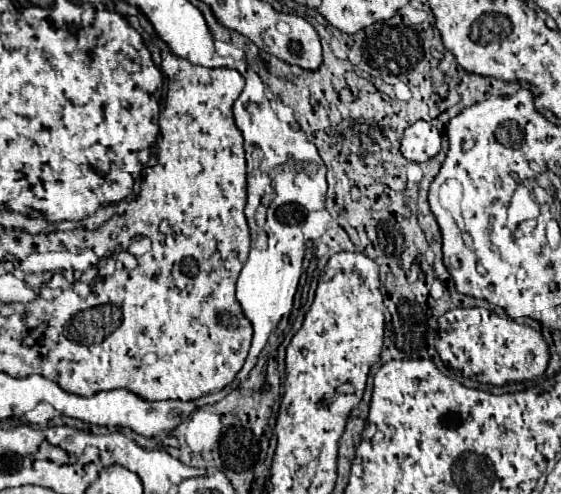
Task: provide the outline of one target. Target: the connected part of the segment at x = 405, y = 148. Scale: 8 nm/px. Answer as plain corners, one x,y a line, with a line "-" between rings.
416,121
404,131
400,151
408,161
414,161
414,163
424,163
432,159
440,151
438,129
426,121

